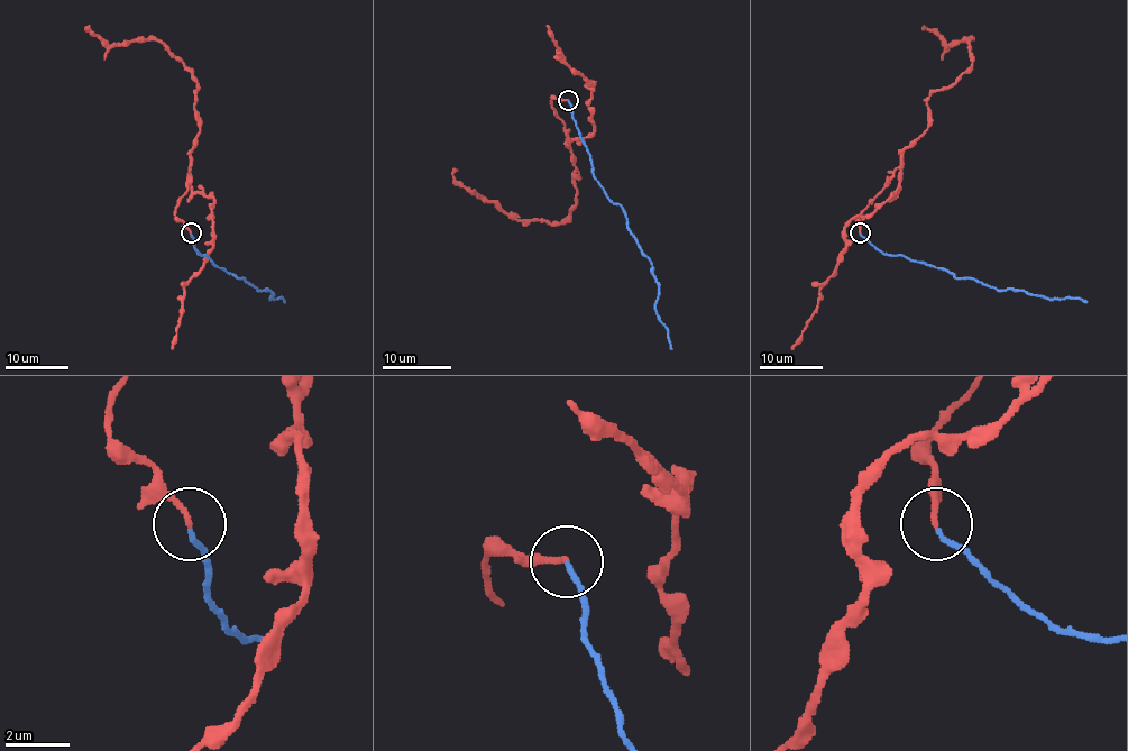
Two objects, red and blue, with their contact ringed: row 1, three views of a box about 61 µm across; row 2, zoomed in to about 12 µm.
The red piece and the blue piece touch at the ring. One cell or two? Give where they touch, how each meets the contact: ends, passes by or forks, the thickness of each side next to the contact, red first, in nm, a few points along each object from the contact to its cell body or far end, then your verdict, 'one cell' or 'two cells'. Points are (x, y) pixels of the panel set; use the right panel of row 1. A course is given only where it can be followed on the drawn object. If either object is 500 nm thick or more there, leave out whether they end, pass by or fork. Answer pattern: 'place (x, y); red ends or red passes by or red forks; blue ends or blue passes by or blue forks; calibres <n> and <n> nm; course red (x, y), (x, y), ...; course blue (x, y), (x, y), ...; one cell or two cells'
place (860, 232); red ends; blue ends; calibres 160 and 140 nm; course red (860, 232), (860, 213), (924, 131), (927, 98), (971, 64), (970, 39), (950, 45), (923, 27); course blue (860, 235), (887, 255), (902, 255), (946, 268), (957, 278), (974, 278), (1006, 291), (1020, 290), (1087, 302); two cells

